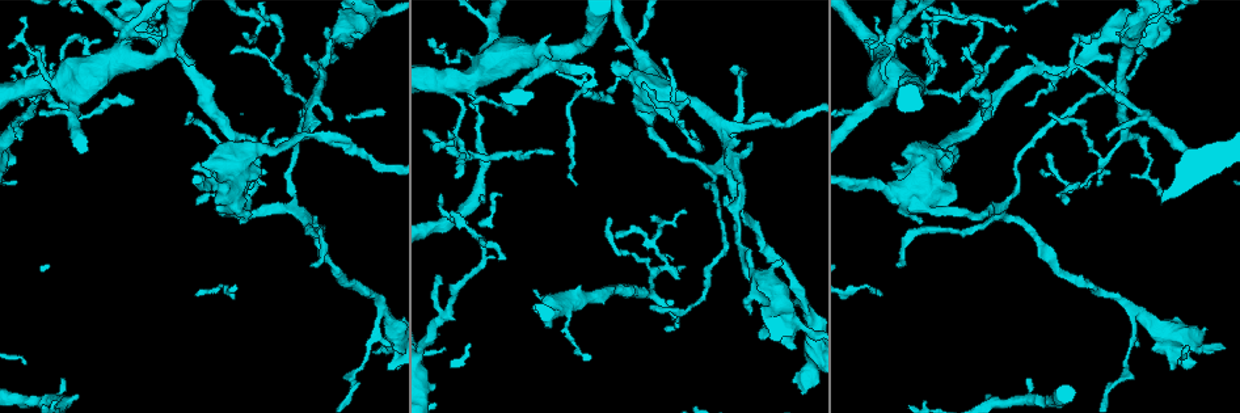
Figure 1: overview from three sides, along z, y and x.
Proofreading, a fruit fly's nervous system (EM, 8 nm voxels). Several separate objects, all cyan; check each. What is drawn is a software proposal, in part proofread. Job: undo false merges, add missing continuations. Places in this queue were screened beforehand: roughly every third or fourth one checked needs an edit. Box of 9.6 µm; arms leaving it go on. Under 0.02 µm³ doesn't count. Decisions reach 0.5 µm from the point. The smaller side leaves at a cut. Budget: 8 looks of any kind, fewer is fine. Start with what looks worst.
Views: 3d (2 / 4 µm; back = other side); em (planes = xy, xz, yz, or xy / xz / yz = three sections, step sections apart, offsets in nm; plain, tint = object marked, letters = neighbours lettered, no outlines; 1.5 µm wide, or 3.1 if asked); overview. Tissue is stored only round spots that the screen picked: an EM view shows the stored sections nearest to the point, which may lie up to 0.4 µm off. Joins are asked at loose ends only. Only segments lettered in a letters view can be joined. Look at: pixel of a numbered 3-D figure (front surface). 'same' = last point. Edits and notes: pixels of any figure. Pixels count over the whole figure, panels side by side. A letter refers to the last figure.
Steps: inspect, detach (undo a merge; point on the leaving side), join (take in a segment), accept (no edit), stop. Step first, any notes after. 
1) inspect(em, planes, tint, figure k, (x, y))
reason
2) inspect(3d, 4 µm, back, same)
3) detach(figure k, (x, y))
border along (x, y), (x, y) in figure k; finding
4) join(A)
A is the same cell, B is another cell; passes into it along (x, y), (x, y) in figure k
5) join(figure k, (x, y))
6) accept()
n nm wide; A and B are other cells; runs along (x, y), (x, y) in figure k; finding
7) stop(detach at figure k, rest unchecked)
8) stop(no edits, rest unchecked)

inspect(3d, 2 µm, back, figure 1, (1028, 380))
free end

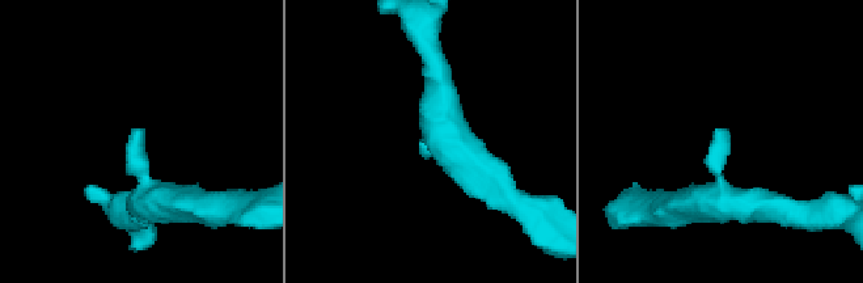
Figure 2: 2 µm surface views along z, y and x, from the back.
inspect(em, 3.1 µm, planes, letters, figure 2, (143, 128))
now the EM

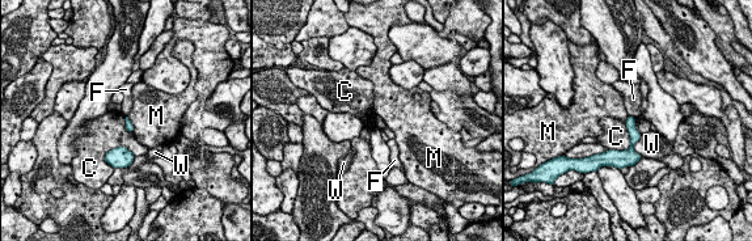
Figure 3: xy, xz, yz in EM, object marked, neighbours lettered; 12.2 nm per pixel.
accept()
C touches over 400 nm; C, F, M and W are other cells; none of them fits

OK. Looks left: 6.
inspect(em, xz, step 4, letters, figure 1, (37, 46))
thin end

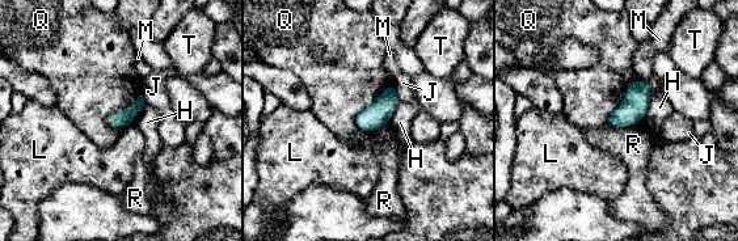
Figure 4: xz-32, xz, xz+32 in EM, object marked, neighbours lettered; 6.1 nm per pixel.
inspect(em, planes, letters, same)
another direction

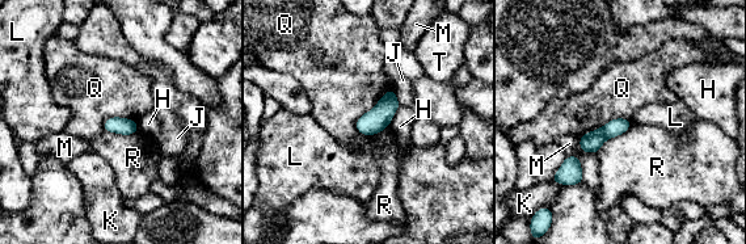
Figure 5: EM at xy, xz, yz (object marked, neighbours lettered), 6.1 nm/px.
accept()
H, J, K, L, M, Q, R and T are other cells; border along (392, 87), (355, 122), (361, 134) in figure 5; no lettered segment goes on from it

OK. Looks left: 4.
inspect(em, planes, tint, figure 1, (695, 105))
calibre changes

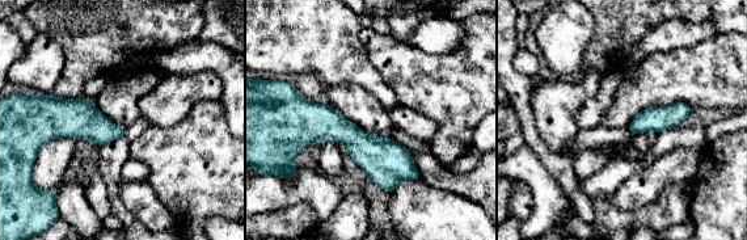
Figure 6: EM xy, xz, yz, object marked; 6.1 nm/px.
inspect(em, planes, letters, same)
what lies round it

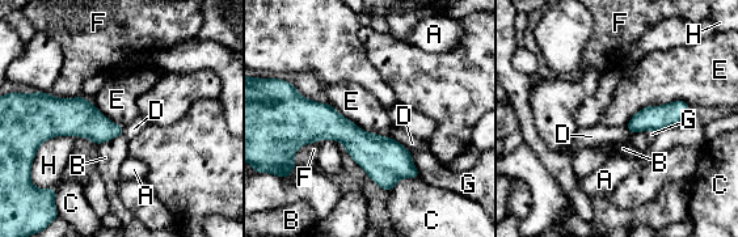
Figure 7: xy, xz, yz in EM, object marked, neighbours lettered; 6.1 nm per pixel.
accept()
E touches over 420 nm; A, B, C, D, E, F, G and H are other cells; border along (409, 151), (420, 177) in figure 7; continuous, no second neuron

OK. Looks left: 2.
stop(no edits, rest unchecked)

